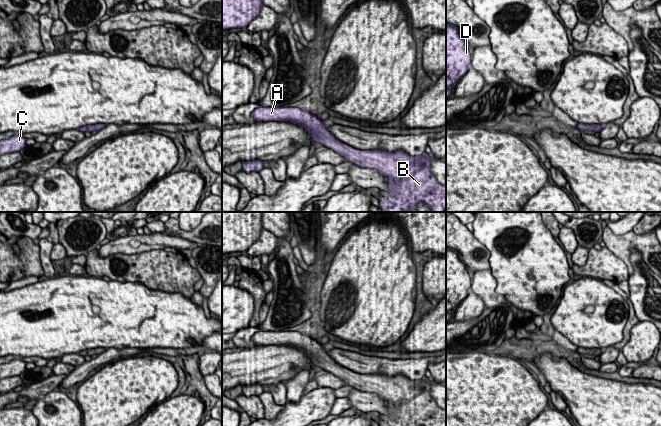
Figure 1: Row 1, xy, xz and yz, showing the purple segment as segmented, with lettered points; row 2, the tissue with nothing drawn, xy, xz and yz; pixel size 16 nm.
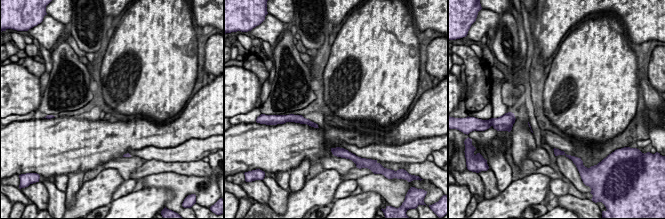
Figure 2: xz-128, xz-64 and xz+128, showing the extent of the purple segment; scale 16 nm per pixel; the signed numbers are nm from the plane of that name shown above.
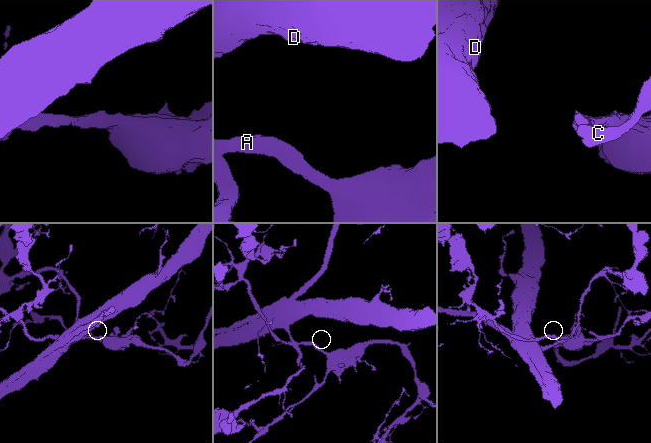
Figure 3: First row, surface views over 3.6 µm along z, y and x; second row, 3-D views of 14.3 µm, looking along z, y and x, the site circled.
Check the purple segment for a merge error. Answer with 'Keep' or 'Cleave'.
Keep

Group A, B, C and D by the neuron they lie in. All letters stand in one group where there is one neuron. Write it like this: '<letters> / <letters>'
A B C D

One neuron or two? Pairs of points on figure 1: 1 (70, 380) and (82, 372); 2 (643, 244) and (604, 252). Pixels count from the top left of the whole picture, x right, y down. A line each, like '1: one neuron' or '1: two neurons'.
1: one neuron
2: two neurons

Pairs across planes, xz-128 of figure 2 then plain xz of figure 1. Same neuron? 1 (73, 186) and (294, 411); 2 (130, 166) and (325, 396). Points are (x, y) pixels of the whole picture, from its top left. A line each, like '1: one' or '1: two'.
1: two
2: two

